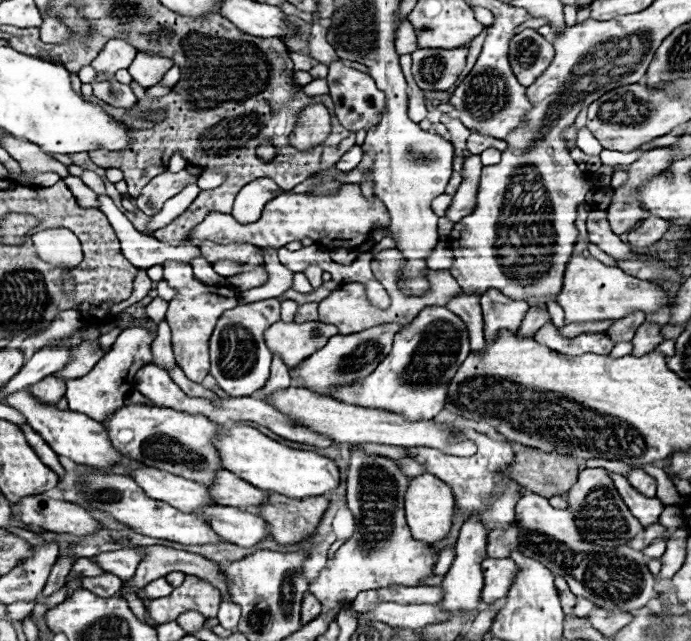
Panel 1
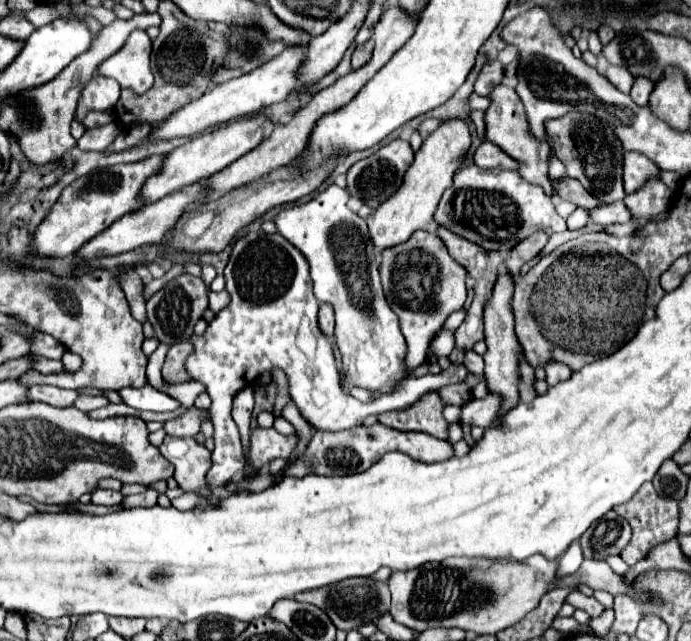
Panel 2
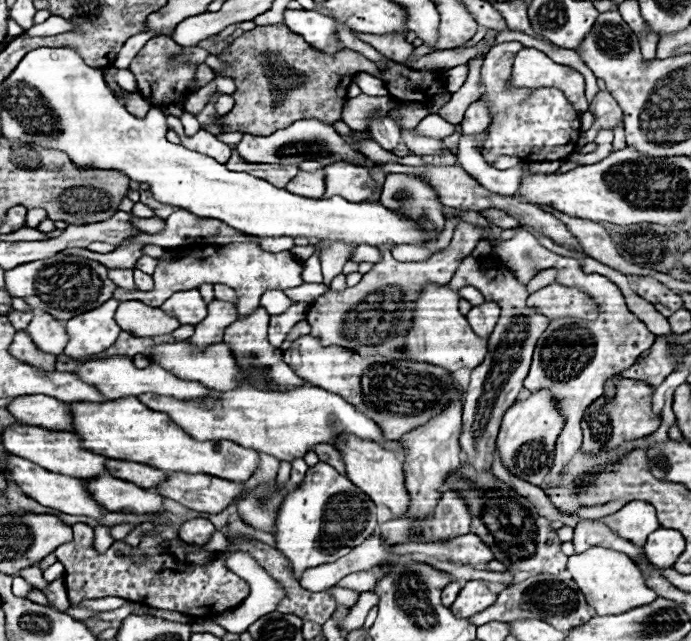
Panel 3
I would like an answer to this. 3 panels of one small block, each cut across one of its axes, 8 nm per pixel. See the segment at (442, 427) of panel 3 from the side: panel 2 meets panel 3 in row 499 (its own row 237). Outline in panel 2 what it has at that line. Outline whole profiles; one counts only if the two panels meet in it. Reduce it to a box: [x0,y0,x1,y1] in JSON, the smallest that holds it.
[380,230,466,372]

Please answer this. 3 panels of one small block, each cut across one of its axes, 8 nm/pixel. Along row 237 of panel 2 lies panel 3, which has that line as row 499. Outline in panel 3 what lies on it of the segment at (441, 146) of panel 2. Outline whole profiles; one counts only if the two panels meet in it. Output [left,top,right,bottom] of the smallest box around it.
[336,436,410,518]

